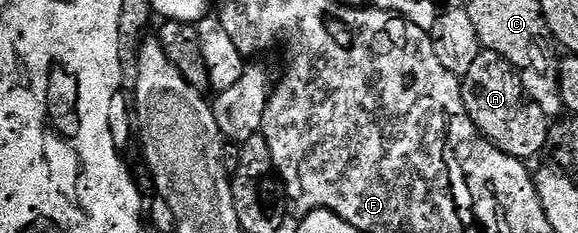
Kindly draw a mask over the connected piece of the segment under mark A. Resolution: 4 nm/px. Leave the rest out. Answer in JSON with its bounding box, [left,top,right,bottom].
[461,49,549,160]

